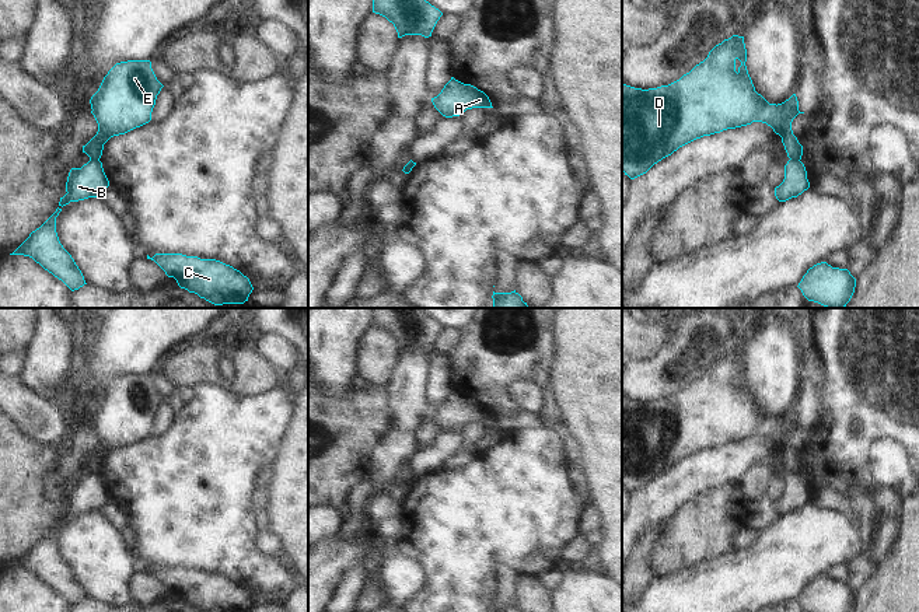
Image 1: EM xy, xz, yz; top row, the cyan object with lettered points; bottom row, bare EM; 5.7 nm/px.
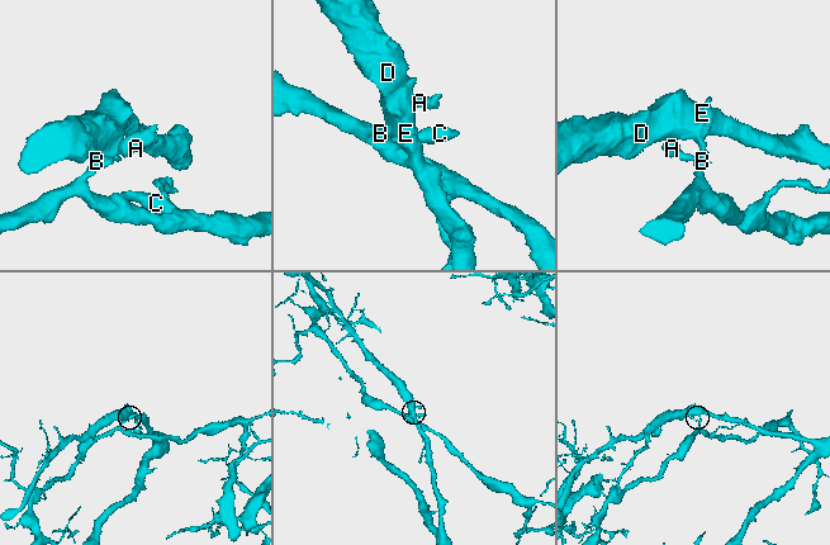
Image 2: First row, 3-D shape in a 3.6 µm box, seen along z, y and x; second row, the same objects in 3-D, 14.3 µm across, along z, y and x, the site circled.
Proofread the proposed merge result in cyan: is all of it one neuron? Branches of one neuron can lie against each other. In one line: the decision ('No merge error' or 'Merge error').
Merge error

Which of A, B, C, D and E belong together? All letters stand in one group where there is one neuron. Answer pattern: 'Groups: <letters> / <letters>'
Groups: A B C / D E

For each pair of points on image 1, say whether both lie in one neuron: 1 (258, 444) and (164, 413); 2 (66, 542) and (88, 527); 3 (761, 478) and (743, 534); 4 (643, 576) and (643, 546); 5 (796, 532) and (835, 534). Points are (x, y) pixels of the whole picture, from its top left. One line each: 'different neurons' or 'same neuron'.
1: different neurons
2: same neuron
3: different neurons
4: same neuron
5: same neuron

